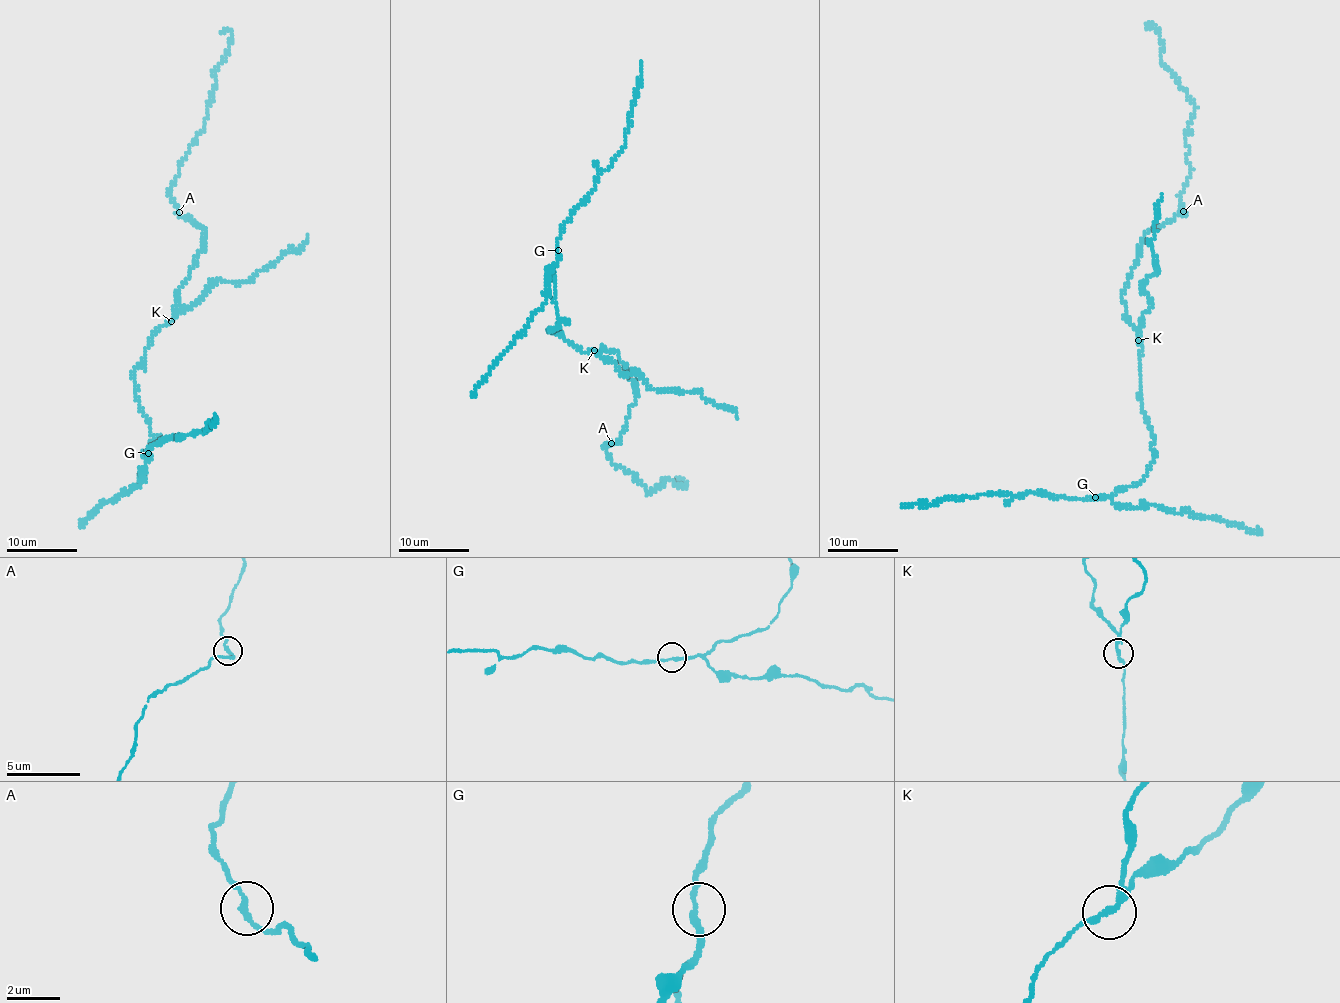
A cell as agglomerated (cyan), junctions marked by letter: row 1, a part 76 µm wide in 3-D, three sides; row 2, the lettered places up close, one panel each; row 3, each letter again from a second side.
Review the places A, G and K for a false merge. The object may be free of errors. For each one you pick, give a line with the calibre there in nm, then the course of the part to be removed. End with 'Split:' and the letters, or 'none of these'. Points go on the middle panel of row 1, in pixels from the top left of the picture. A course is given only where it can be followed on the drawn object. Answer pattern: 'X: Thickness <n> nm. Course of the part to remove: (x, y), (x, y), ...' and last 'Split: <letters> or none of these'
K: Thickness 200 nm. Course of the part to remove: (593, 350), (611, 359), (623, 375), (636, 373), (649, 388), (699, 390), (707, 400), (729, 407), (736, 419)
Split: K

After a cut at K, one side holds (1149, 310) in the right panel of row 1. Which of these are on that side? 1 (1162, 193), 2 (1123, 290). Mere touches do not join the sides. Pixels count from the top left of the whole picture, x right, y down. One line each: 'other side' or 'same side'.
1: same side
2: other side

